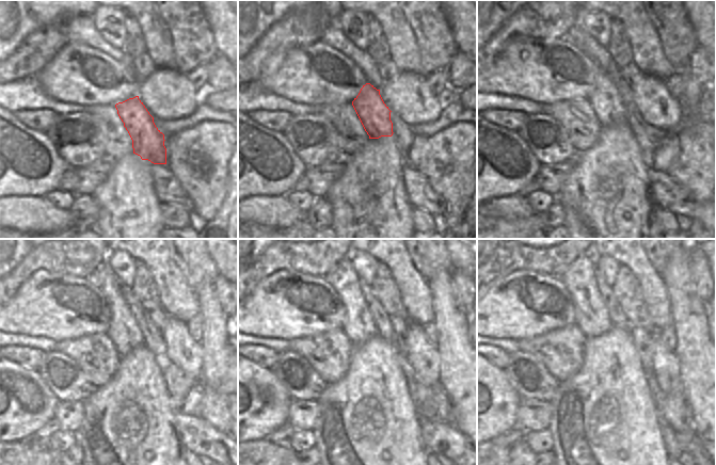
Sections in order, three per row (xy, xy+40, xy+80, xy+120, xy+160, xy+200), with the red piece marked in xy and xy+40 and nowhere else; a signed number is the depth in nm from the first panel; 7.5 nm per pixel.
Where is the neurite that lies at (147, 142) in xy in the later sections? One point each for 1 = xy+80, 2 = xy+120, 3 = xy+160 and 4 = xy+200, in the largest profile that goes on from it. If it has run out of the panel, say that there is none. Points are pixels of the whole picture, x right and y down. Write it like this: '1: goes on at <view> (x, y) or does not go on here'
1: goes on at xy+80 (606, 102)
2: goes on at xy+120 (124, 332)
3: goes on at xy+160 (359, 326)
4: goes on at xy+200 (591, 316)

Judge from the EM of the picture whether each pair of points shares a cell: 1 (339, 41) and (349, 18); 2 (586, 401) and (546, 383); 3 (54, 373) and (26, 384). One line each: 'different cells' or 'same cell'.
1: different cells
2: different cells
3: different cells

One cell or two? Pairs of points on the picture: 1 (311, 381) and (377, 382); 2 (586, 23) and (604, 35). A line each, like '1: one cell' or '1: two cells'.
1: two cells
2: one cell

